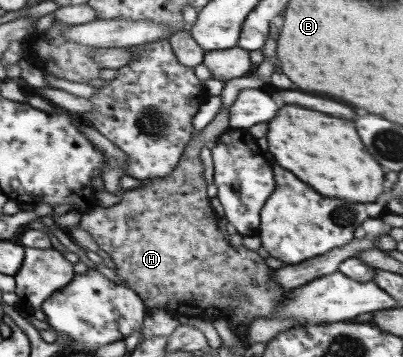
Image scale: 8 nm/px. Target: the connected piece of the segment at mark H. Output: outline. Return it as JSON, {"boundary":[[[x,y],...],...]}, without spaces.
{"boundary":[[[221,108],[205,128],[196,136],[192,135],[173,172],[158,179],[139,180],[140,183],[135,188],[122,193],[119,202],[109,207],[97,206],[81,214],[78,224],[79,229],[85,230],[93,237],[99,249],[109,254],[109,258],[115,263],[115,274],[125,281],[127,288],[135,292],[147,312],[164,310],[175,318],[221,318],[234,335],[243,337],[253,318],[272,316],[278,304],[287,296],[287,290],[281,290],[281,287],[271,280],[272,270],[267,268],[264,258],[259,254],[242,244],[238,247],[231,246],[227,231],[217,227],[219,218],[209,206],[199,151],[207,140],[215,141],[229,127],[228,109]]]}

